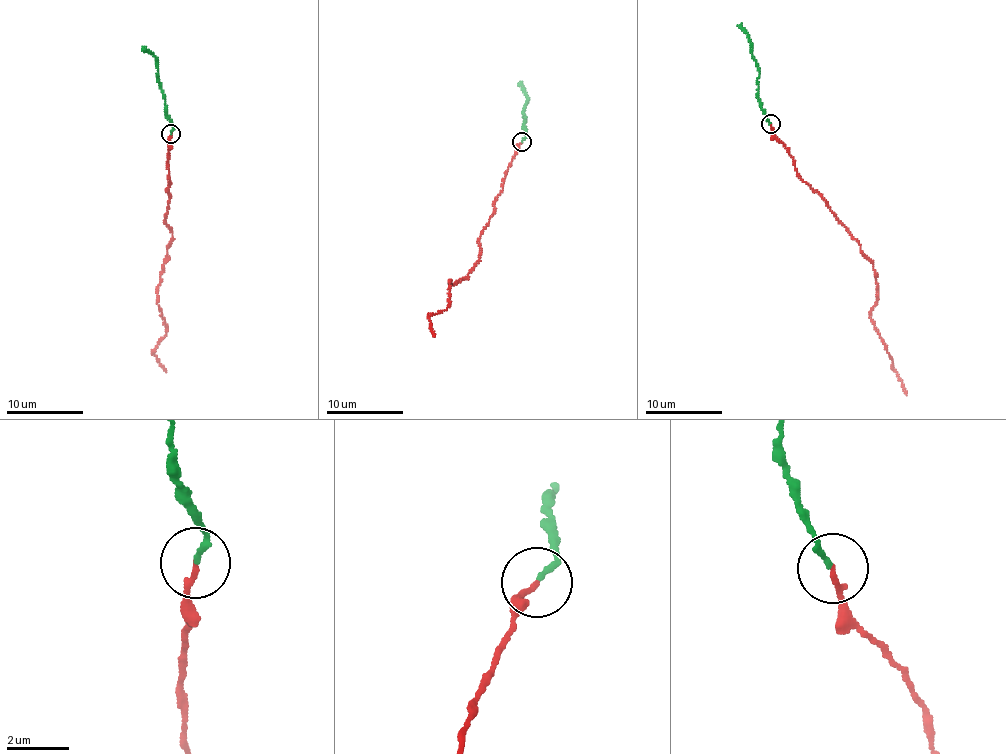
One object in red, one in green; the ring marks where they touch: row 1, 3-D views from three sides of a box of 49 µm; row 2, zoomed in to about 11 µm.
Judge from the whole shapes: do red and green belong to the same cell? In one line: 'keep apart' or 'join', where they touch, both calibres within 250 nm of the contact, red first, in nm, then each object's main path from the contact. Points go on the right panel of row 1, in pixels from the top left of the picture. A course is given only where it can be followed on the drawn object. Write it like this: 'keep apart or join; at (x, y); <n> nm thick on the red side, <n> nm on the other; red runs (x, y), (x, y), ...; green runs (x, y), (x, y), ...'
join; at (770, 124); 160 nm thick on the red side, 160 nm on the other; red runs (771, 124), (796, 174), (826, 202), (873, 264), (878, 299), (871, 321), (906, 395); green runs (769, 124), (758, 97), (759, 68), (752, 55), (750, 40), (737, 25)

